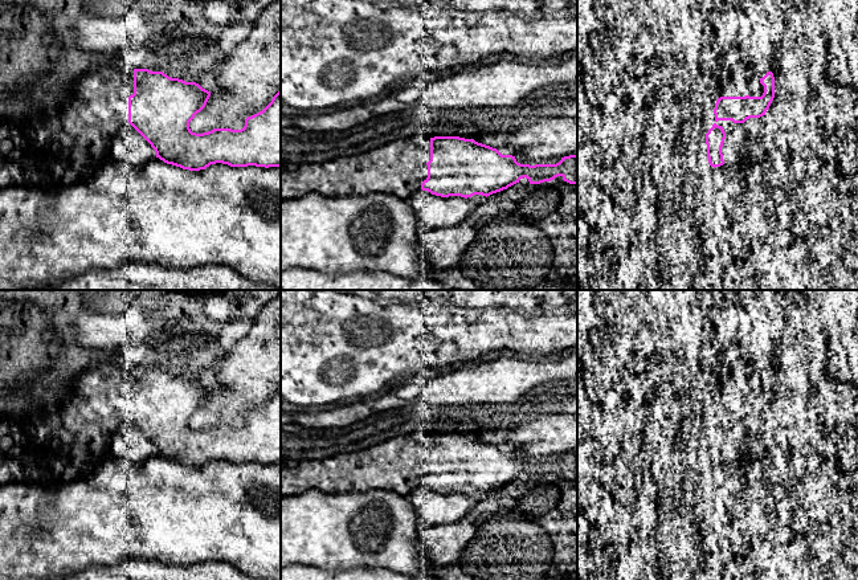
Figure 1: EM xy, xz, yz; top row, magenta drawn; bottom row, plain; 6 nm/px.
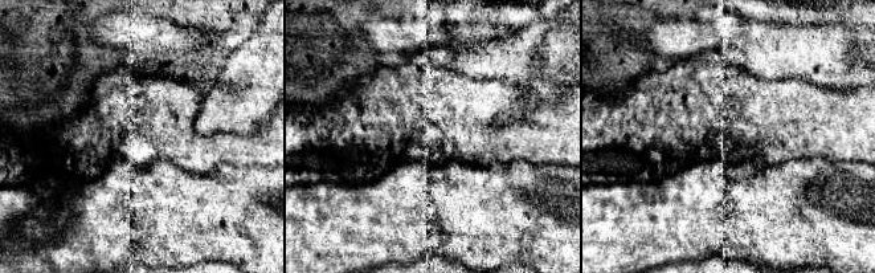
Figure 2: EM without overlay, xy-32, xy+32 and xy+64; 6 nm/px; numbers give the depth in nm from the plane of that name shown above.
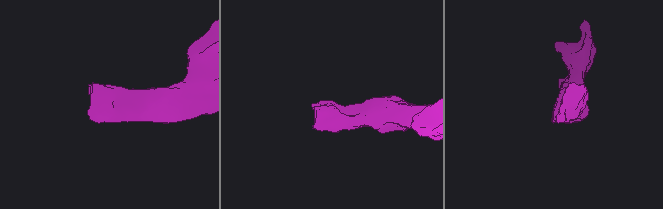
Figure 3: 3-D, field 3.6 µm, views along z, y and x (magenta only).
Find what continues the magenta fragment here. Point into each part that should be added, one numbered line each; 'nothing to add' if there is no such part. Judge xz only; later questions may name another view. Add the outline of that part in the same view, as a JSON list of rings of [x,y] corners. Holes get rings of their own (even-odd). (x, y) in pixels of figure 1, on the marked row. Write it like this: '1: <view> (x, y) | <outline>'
1: xz (397, 168) | [[[426,132],[322,163],[285,163],[281,164],[281,201],[312,193],[327,197],[392,195],[409,200],[426,180],[429,160]]]

